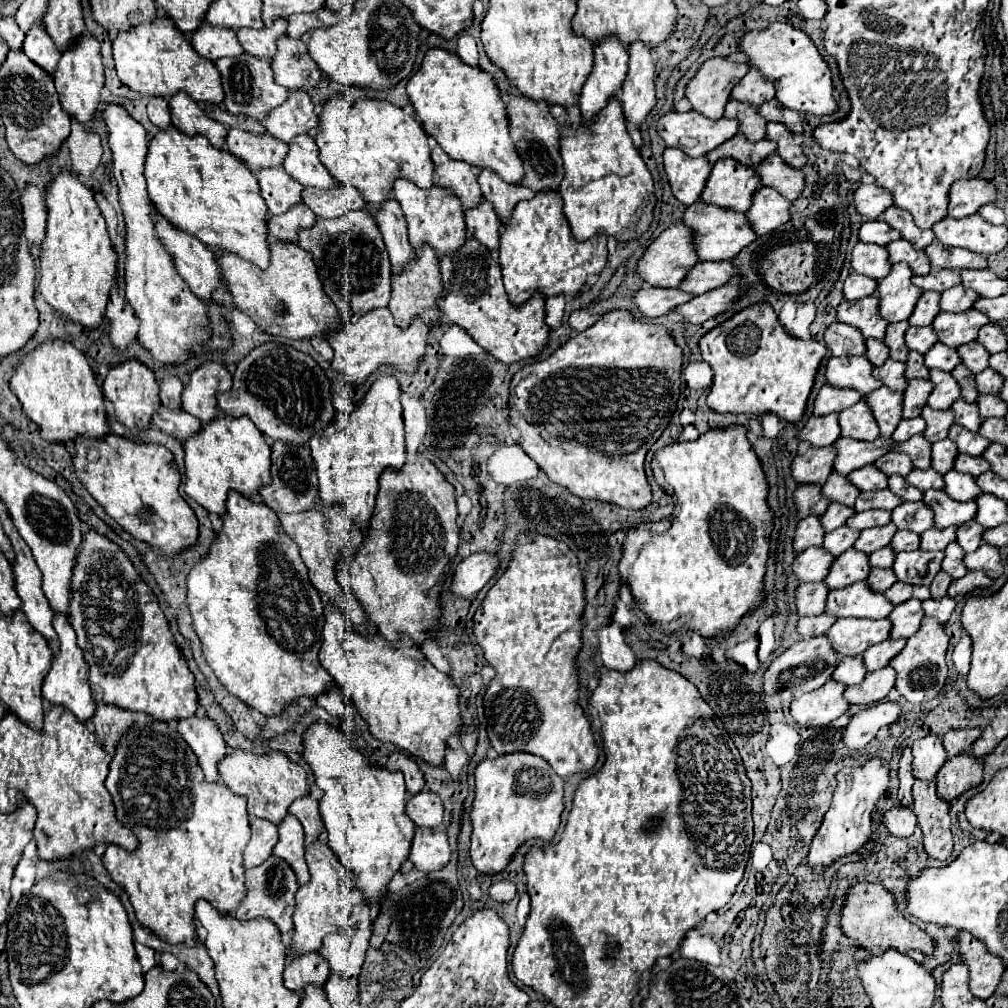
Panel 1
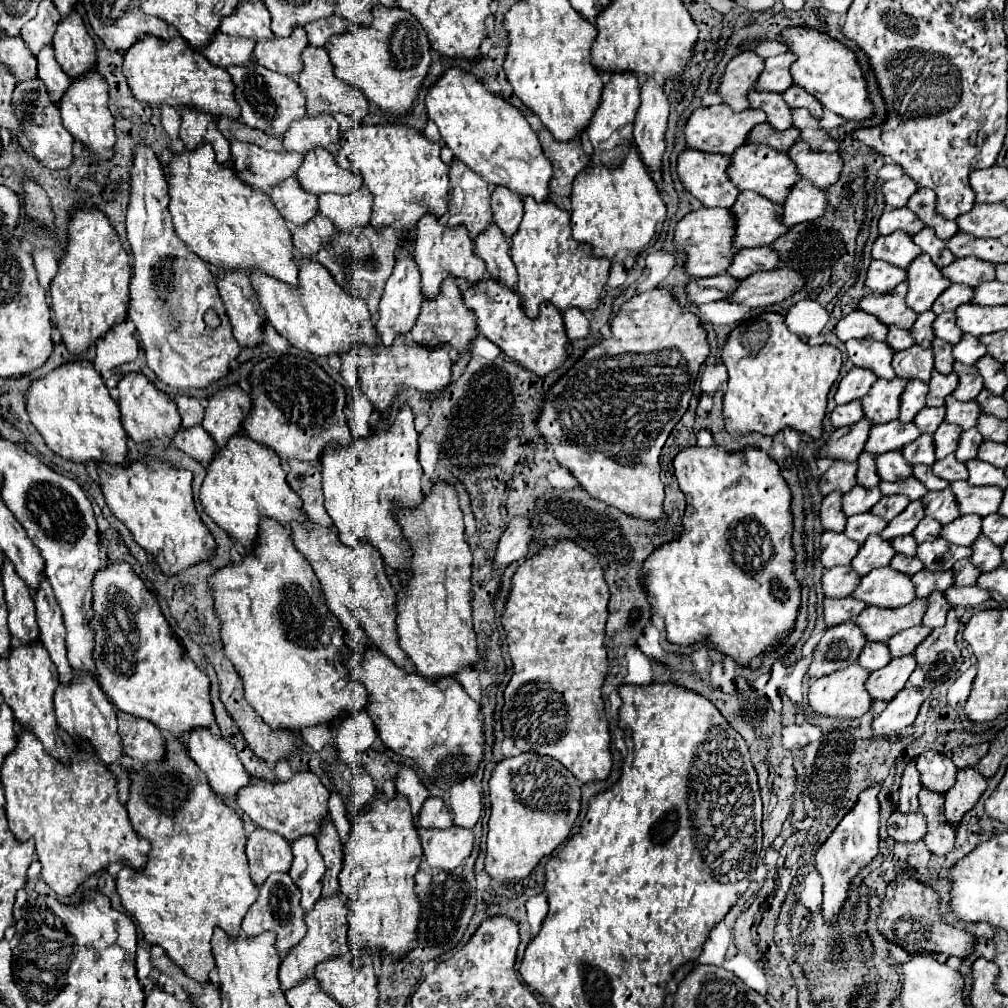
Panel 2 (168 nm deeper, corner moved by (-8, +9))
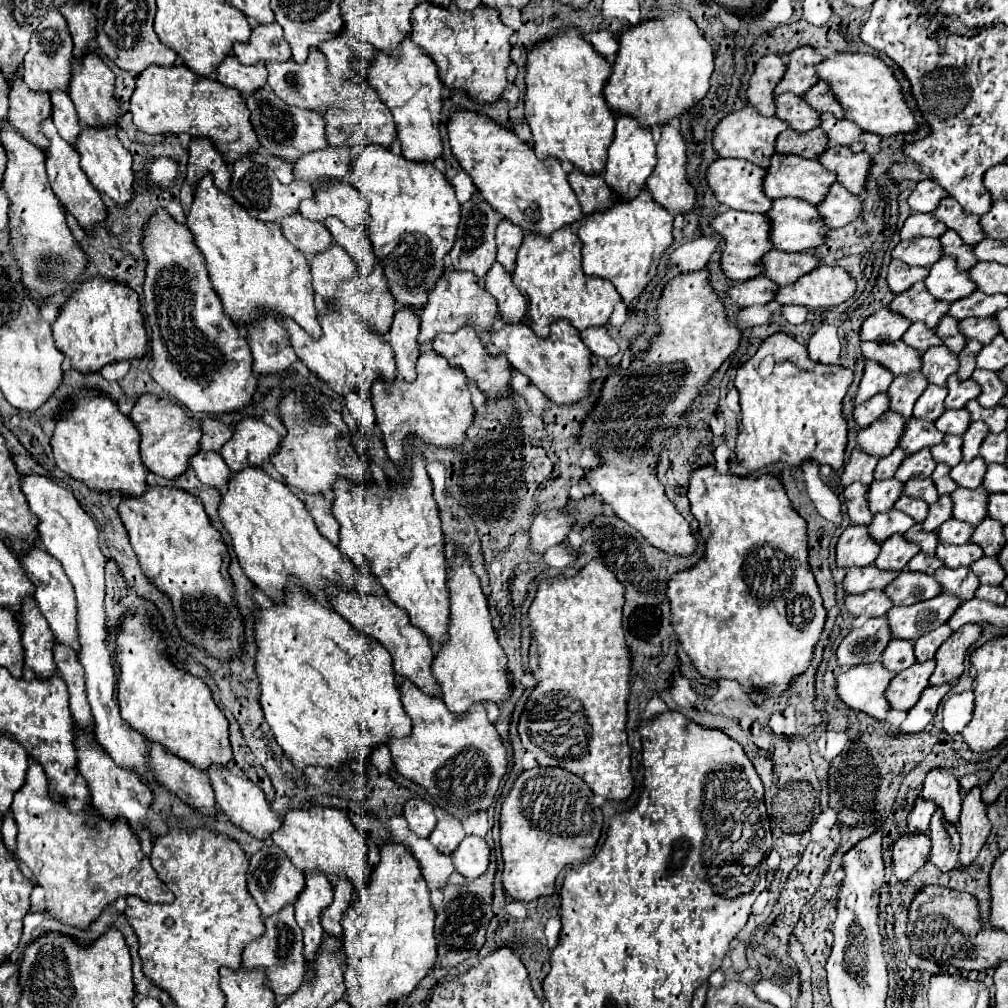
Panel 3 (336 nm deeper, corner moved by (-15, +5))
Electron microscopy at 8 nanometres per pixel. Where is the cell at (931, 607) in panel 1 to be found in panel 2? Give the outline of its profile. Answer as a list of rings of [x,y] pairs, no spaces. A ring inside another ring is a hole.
[[[951,586],[947,592],[945,592],[945,598],[949,598],[949,602],[953,602],[953,606],[979,606],[981,602],[989,600],[989,592],[987,590],[981,590],[977,586],[971,586],[971,588],[965,588],[965,586]]]

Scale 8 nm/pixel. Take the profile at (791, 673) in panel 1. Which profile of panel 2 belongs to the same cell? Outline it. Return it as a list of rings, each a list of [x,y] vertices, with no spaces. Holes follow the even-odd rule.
[[[855,620],[829,628],[813,652],[813,662],[809,668],[811,680],[855,664],[865,644],[867,638]]]

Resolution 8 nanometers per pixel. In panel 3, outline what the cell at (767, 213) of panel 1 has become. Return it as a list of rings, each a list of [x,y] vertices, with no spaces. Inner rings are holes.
[[[834,182],[824,196],[824,202],[820,202],[816,208],[824,218],[824,226],[842,228],[860,214],[862,200],[860,196],[850,194],[840,182]]]

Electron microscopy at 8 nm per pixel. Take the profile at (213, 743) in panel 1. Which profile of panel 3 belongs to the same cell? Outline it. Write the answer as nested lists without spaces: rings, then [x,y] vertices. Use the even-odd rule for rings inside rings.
[[[210,766],[206,770],[208,778],[210,778],[210,784],[212,784],[212,790],[216,794],[216,804],[228,814],[228,818],[238,824],[242,830],[250,832],[252,836],[260,838],[260,840],[266,840],[270,838],[272,832],[276,832],[280,828],[280,818],[278,814],[270,808],[262,788],[258,784],[254,784],[250,778],[246,776],[240,776],[236,772],[232,772],[230,768],[226,766]]]

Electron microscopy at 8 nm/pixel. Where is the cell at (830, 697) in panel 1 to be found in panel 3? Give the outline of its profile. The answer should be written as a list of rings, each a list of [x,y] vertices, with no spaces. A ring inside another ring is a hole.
[[[880,662],[860,664],[838,674],[836,694],[848,708],[864,712],[876,720],[884,720],[890,708],[884,698],[884,690],[892,676],[894,674]]]

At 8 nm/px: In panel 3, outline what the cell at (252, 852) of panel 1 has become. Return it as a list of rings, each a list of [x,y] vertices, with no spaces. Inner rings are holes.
[[[268,842],[250,858],[248,890],[256,898],[256,904],[262,910],[264,918],[278,912],[282,906],[294,902],[298,892],[302,890],[302,886],[304,886],[304,874],[300,874],[300,870],[296,870],[296,866],[292,866],[290,858],[278,846]]]

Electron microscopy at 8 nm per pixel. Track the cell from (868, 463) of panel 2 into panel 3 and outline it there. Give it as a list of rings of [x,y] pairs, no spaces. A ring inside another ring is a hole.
[[[900,448],[892,450],[892,454],[888,454],[886,458],[880,458],[880,460],[878,460],[878,466],[876,466],[876,470],[874,470],[874,480],[892,478],[894,472],[896,472],[896,468],[900,466],[900,462],[902,462],[904,458],[906,458],[906,454],[904,454],[904,450],[900,450]]]

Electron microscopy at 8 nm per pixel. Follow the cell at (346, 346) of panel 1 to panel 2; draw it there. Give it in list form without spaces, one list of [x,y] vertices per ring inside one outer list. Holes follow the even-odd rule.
[[[397,336],[393,346],[389,348],[385,348],[383,344],[377,344],[375,348],[359,346],[341,355],[341,370],[337,373],[342,380],[338,383],[347,390],[349,397],[355,398],[363,390],[363,394],[371,400],[375,410],[381,412],[381,418],[389,418],[391,402],[395,400],[399,390],[413,388],[427,394],[429,400],[435,400],[437,396],[431,396],[431,394],[439,394],[451,384],[453,360],[449,354],[451,350],[429,350],[427,346],[413,342],[409,336]],[[358,368],[361,376],[361,390]]]

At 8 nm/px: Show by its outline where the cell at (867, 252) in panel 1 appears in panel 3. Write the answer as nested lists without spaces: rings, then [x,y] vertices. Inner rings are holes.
[[[910,238],[898,242],[898,246],[892,250],[892,258],[906,262],[908,266],[932,266],[936,260],[940,260],[942,250],[940,242],[936,238]]]

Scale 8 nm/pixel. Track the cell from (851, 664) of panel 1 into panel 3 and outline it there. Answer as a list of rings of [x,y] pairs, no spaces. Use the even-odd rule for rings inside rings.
[[[894,638],[882,654],[882,666],[886,670],[892,670],[894,674],[906,670],[914,662],[916,662],[916,658],[914,658],[914,650],[912,650],[912,642],[908,642],[908,640]]]

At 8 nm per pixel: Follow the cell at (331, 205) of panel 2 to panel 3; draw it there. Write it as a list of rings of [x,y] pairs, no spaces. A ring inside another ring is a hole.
[[[328,218],[328,222],[324,226],[330,230],[334,242],[344,246],[350,252],[350,256],[356,262],[358,272],[362,276],[370,274],[372,268],[374,268],[376,256],[372,254],[372,244],[368,242],[368,236],[366,236],[364,228],[348,228],[338,218]]]

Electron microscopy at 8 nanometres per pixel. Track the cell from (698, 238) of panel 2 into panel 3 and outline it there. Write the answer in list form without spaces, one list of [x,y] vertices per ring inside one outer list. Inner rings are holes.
[[[728,210],[724,214],[718,214],[710,222],[710,226],[724,240],[724,248],[720,254],[720,266],[722,266],[722,272],[726,278],[730,278],[732,282],[744,282],[744,280],[750,280],[750,278],[756,278],[762,274],[760,260],[772,248],[770,240],[768,240],[770,228],[768,228],[768,220],[764,218],[764,214]]]

